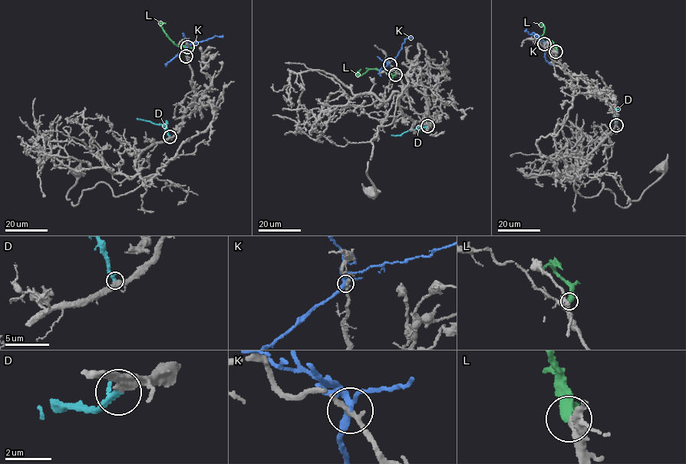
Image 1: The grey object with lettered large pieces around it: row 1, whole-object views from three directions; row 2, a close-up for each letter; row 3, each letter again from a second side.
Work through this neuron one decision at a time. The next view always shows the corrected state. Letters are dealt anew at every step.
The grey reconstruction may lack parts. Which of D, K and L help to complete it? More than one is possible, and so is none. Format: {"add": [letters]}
{"add": ["D", "L"]}

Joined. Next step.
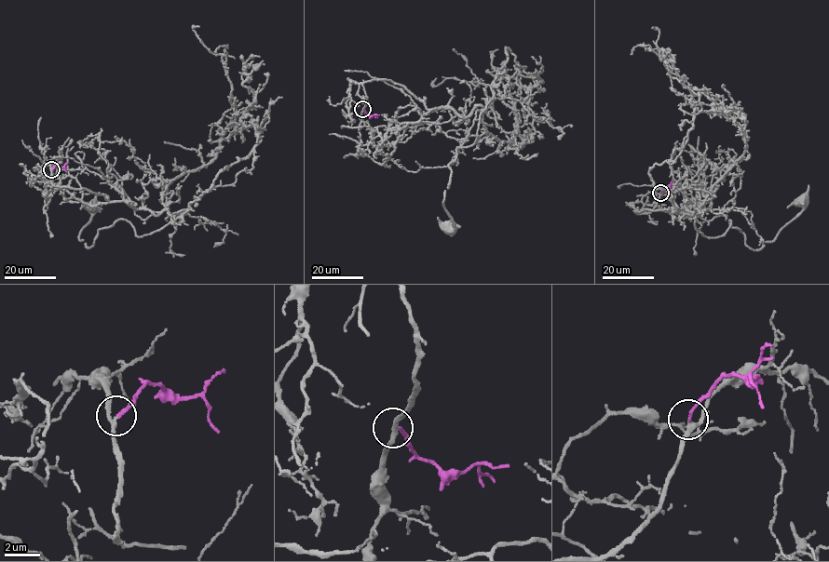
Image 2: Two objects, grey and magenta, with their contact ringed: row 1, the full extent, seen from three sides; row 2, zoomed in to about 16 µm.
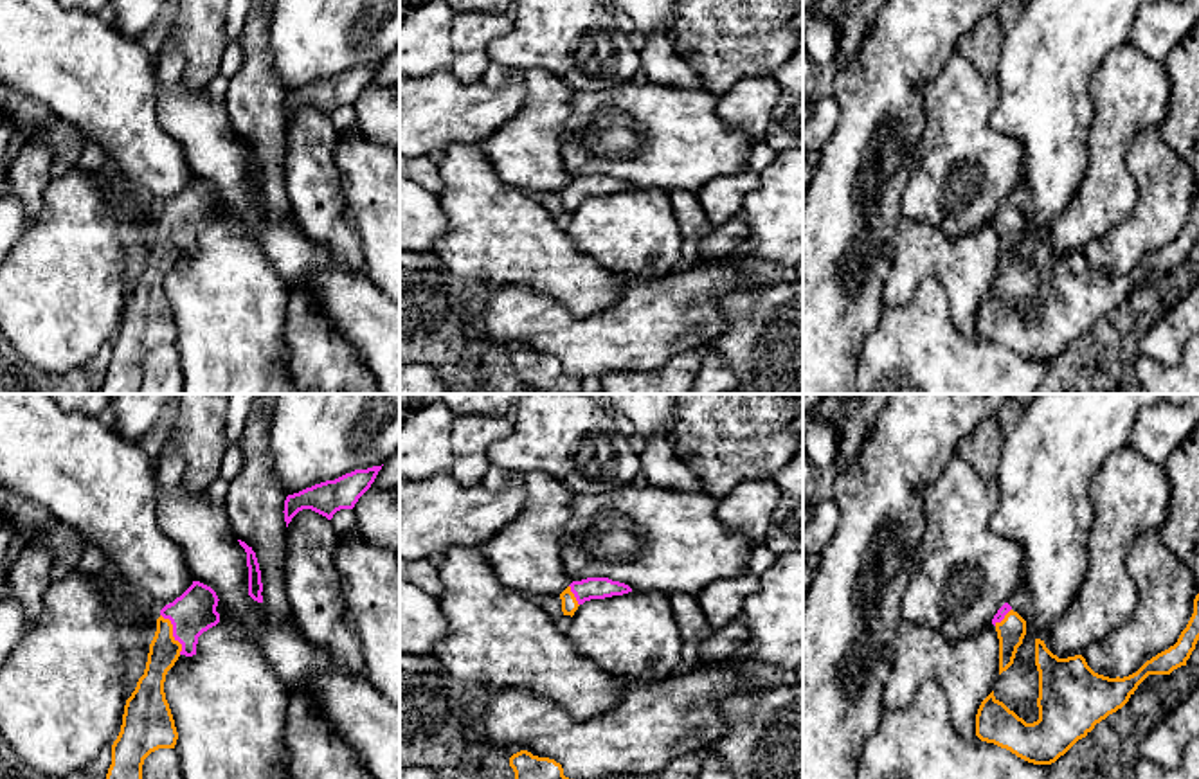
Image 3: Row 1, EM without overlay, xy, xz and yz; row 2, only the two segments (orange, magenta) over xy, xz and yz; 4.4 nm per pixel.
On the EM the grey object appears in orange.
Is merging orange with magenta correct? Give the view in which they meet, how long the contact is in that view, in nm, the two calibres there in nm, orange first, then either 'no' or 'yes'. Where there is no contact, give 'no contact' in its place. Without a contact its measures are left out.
contact in xy; length 200 nm; calibres 140 and 200 nm; yes

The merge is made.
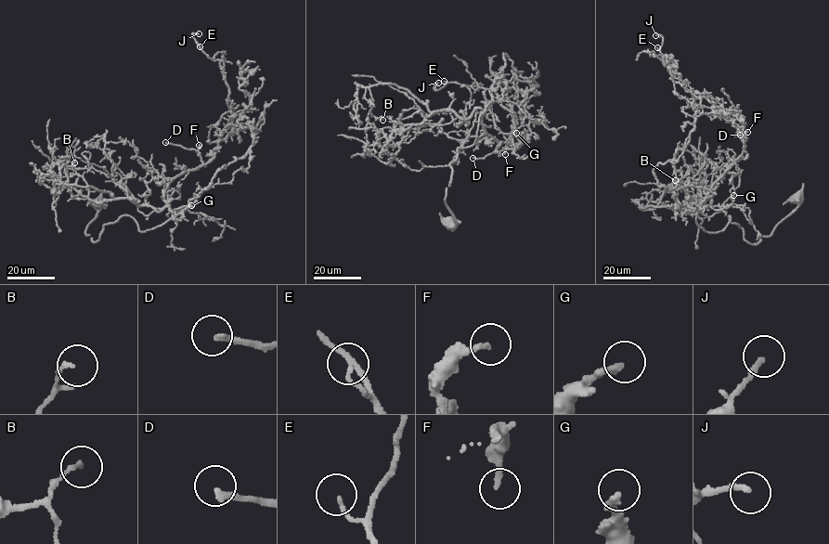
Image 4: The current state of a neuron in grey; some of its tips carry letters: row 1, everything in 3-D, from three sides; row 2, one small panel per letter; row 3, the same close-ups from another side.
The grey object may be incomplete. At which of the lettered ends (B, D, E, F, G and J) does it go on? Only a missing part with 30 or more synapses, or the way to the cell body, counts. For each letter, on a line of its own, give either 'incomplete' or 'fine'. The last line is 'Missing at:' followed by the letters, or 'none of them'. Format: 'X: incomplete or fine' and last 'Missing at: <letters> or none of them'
B: fine
D: incomplete
E: fine
F: fine
G: incomplete
J: fine
Missing at: D, G

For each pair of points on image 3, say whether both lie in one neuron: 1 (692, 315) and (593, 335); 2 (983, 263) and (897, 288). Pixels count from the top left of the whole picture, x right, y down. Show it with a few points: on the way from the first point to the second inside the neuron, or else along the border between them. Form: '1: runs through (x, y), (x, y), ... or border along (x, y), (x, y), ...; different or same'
1: runs through (667, 315), (654, 319), (636, 335), (618, 335); same
2: runs through (962, 263), (924, 261), (919, 267); same

